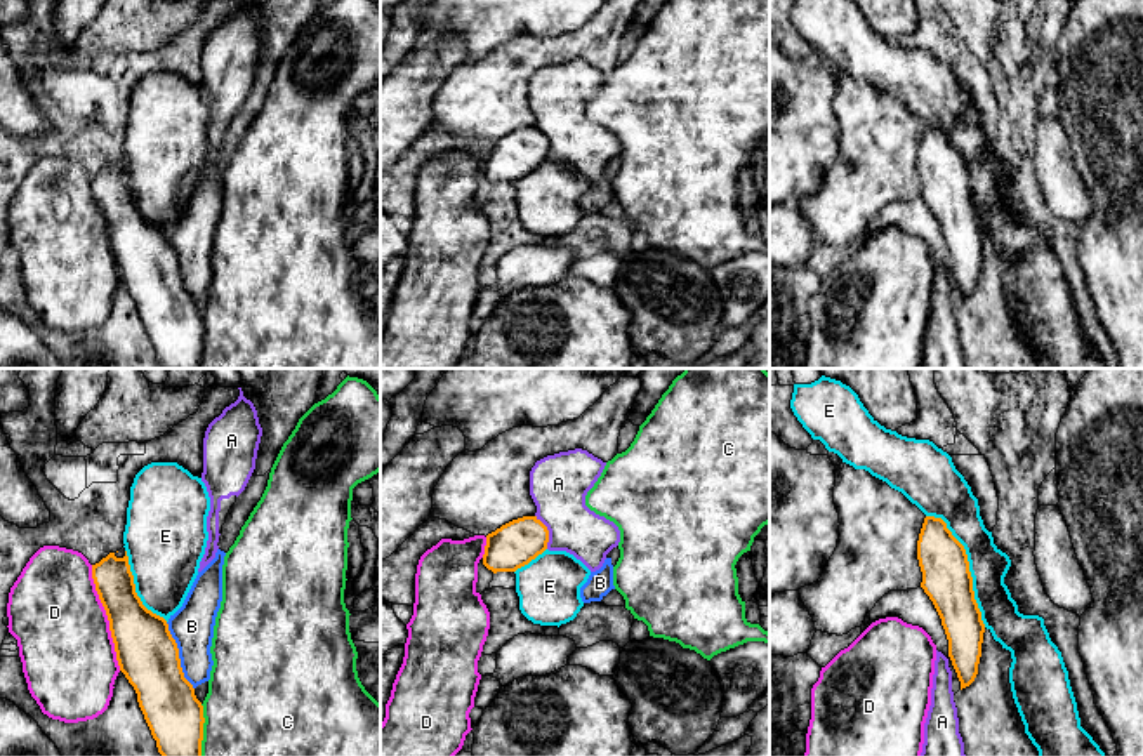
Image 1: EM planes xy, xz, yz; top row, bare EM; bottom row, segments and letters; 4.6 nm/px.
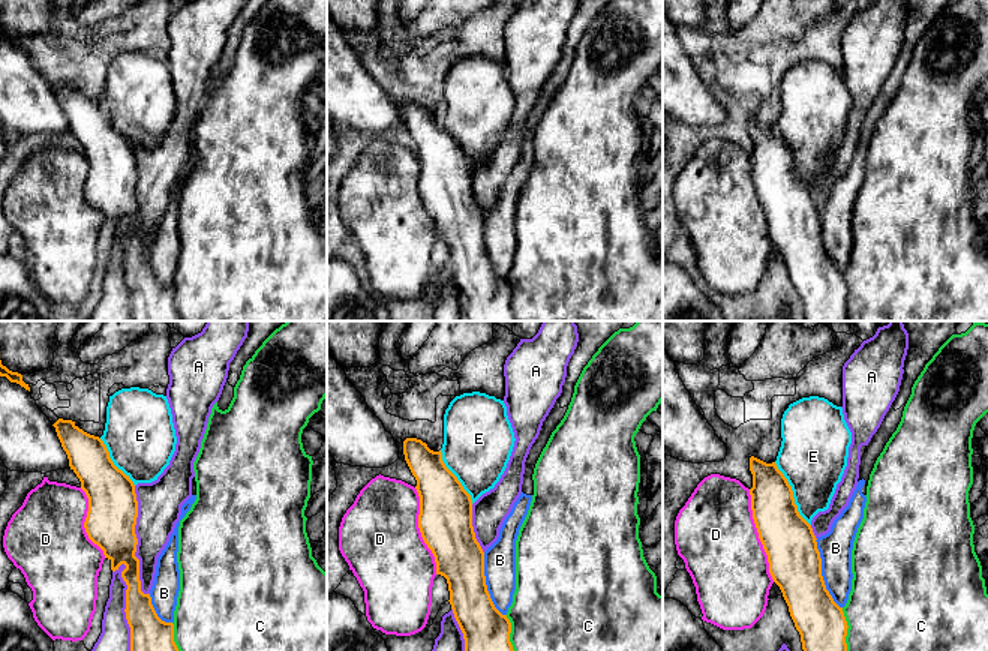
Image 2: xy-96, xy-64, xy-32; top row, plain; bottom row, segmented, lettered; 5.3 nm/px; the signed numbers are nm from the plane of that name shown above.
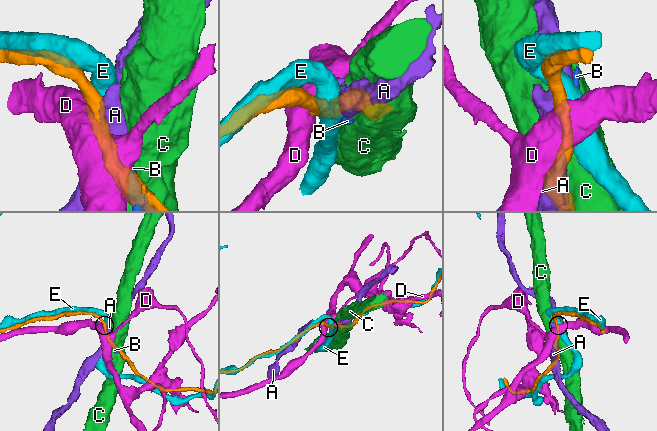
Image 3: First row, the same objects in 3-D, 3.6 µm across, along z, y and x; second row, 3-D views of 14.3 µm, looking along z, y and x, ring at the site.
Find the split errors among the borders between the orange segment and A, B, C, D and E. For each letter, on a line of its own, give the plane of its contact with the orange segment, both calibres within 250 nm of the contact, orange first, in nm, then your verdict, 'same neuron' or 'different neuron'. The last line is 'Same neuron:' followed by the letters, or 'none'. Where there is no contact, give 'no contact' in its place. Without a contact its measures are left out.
A: xz | 220/280 nm | different neuron
B: xy | 280/200 nm | different neuron
C: xy | 260/440 nm | different neuron
D: xy | 280/440 nm | different neuron
E: yz | 220/180 nm | same neuron
Same neuron: E

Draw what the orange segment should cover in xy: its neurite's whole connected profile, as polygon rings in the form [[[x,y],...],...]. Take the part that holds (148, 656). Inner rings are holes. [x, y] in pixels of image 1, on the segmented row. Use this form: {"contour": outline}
{"contour": [[[109,553],[92,565],[92,579],[109,620],[120,671],[137,693],[139,707],[162,756],[202,756],[203,706],[184,678],[179,648],[163,617],[148,610],[135,593],[129,556]]]}

